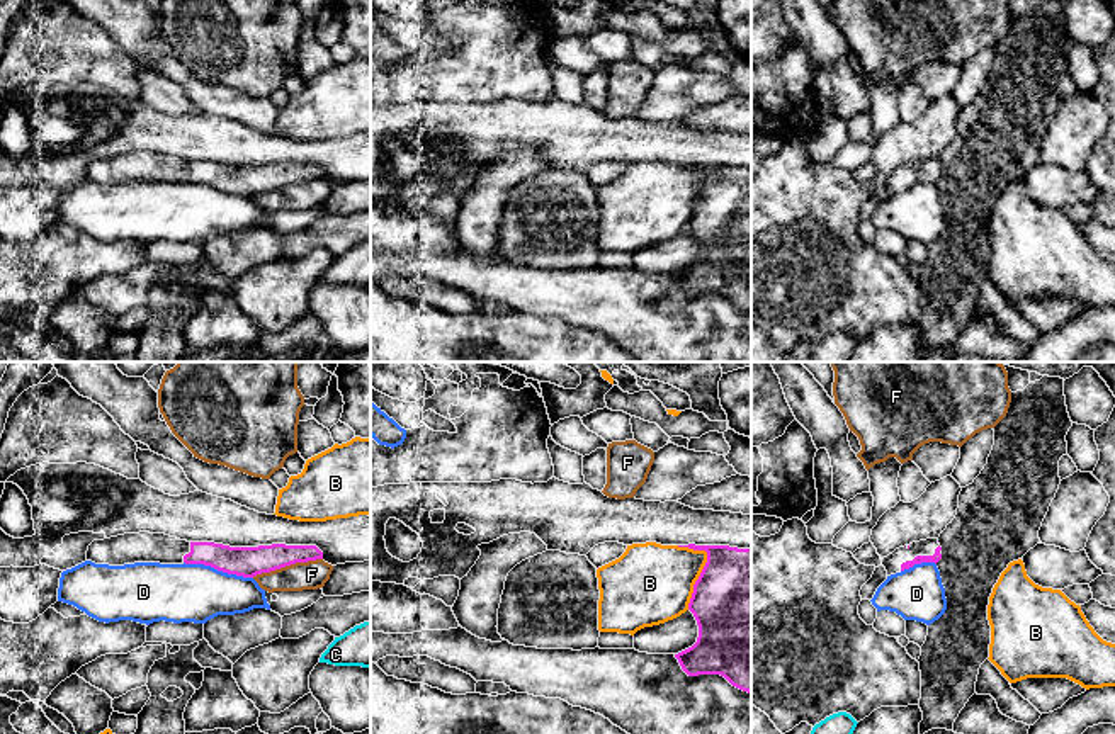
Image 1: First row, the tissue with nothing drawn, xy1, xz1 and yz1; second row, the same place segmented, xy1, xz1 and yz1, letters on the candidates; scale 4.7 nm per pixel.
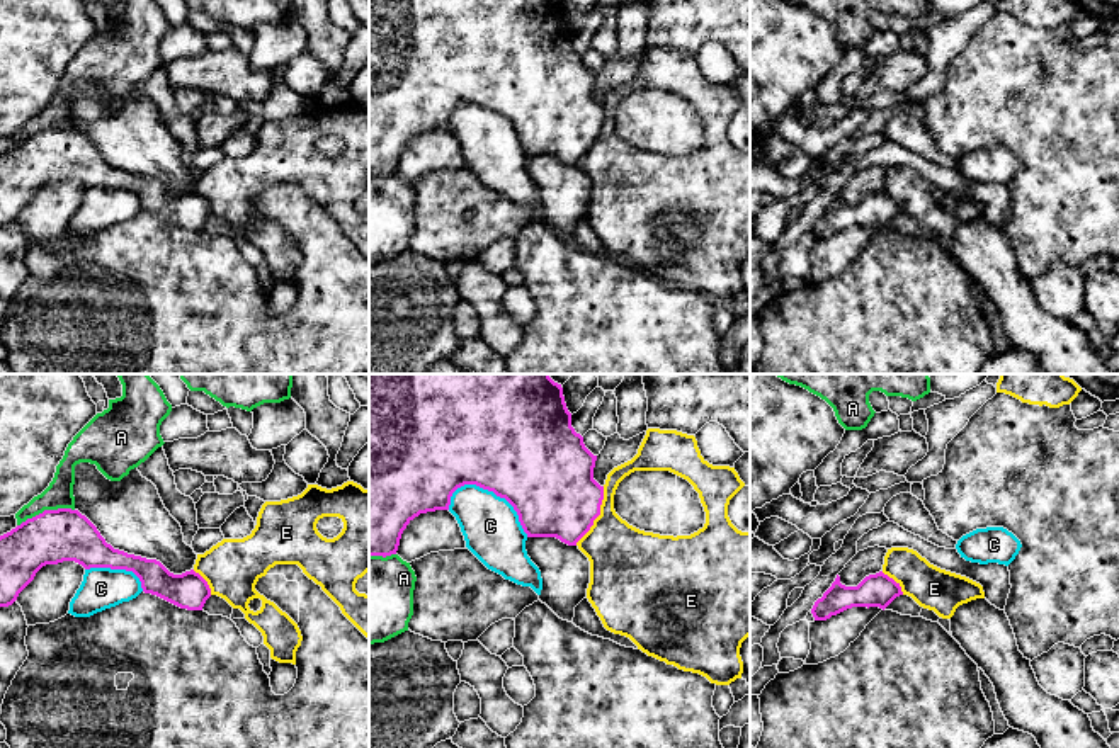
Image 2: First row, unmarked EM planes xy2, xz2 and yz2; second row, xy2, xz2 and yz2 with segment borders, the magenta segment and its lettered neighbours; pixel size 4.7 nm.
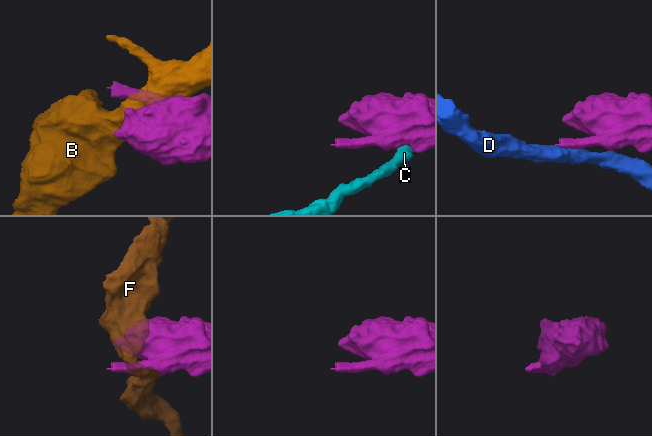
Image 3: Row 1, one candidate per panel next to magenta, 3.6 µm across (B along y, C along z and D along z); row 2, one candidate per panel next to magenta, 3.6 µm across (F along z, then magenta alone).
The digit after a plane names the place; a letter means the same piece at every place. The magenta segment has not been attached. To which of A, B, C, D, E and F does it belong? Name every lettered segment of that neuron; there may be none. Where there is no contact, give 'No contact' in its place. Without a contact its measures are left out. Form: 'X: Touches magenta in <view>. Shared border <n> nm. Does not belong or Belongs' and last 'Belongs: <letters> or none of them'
A: Touches magenta in xy2. Shared border 280 nm. Does not belong
B: Touches magenta in xz1. Shared border 300 nm. Does not belong
C: Touches magenta in xz2. Shared border 420 nm. Does not belong
D: Touches magenta in xy1. Shared border 340 nm. Does not belong
E: Touches magenta in xz2. Shared border 320 nm. Does not belong
F: Touches magenta in xy1. Shared border 340 nm. Does not belong
Belongs: none of them

